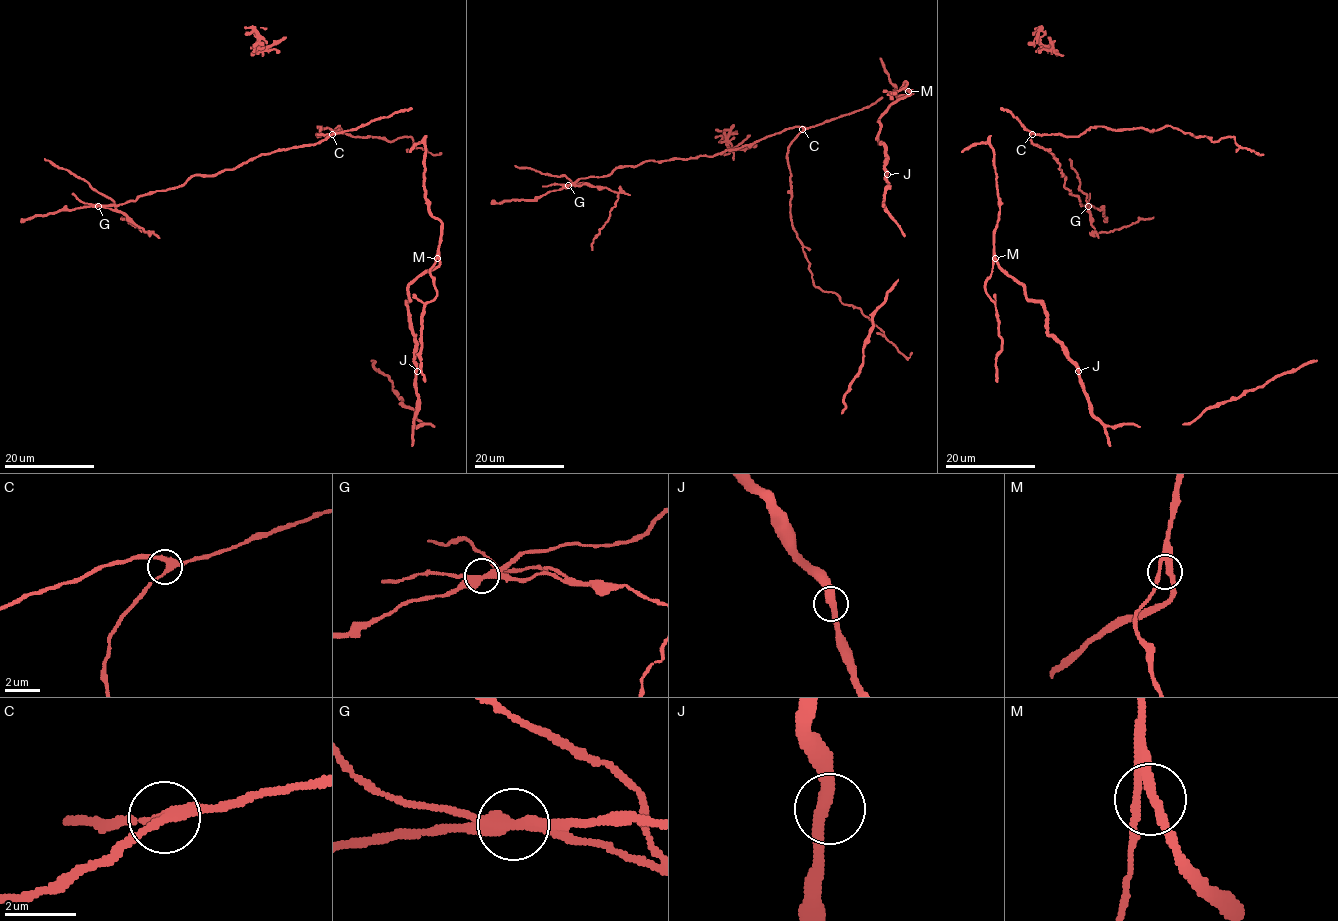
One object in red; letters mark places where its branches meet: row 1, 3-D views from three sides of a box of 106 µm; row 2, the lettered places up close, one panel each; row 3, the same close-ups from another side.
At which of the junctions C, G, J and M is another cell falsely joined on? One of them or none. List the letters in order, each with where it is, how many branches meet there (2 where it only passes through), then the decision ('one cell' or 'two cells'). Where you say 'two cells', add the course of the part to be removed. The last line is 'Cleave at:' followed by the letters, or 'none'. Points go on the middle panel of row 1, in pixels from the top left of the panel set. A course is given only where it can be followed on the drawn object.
C: place (802, 129); branches 3; one cell
G: place (568, 185); branches 3; two cells; course (568, 184), (605, 187), (618, 193), (609, 219), (593, 240), (592, 250)
J: place (887, 174); branches 2; one cell
M: place (908, 91); branches 3; one cell
Cleave at: G

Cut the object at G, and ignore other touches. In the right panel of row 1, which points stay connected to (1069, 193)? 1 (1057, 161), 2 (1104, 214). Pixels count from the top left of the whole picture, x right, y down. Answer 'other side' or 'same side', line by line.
1: same side
2: same side

